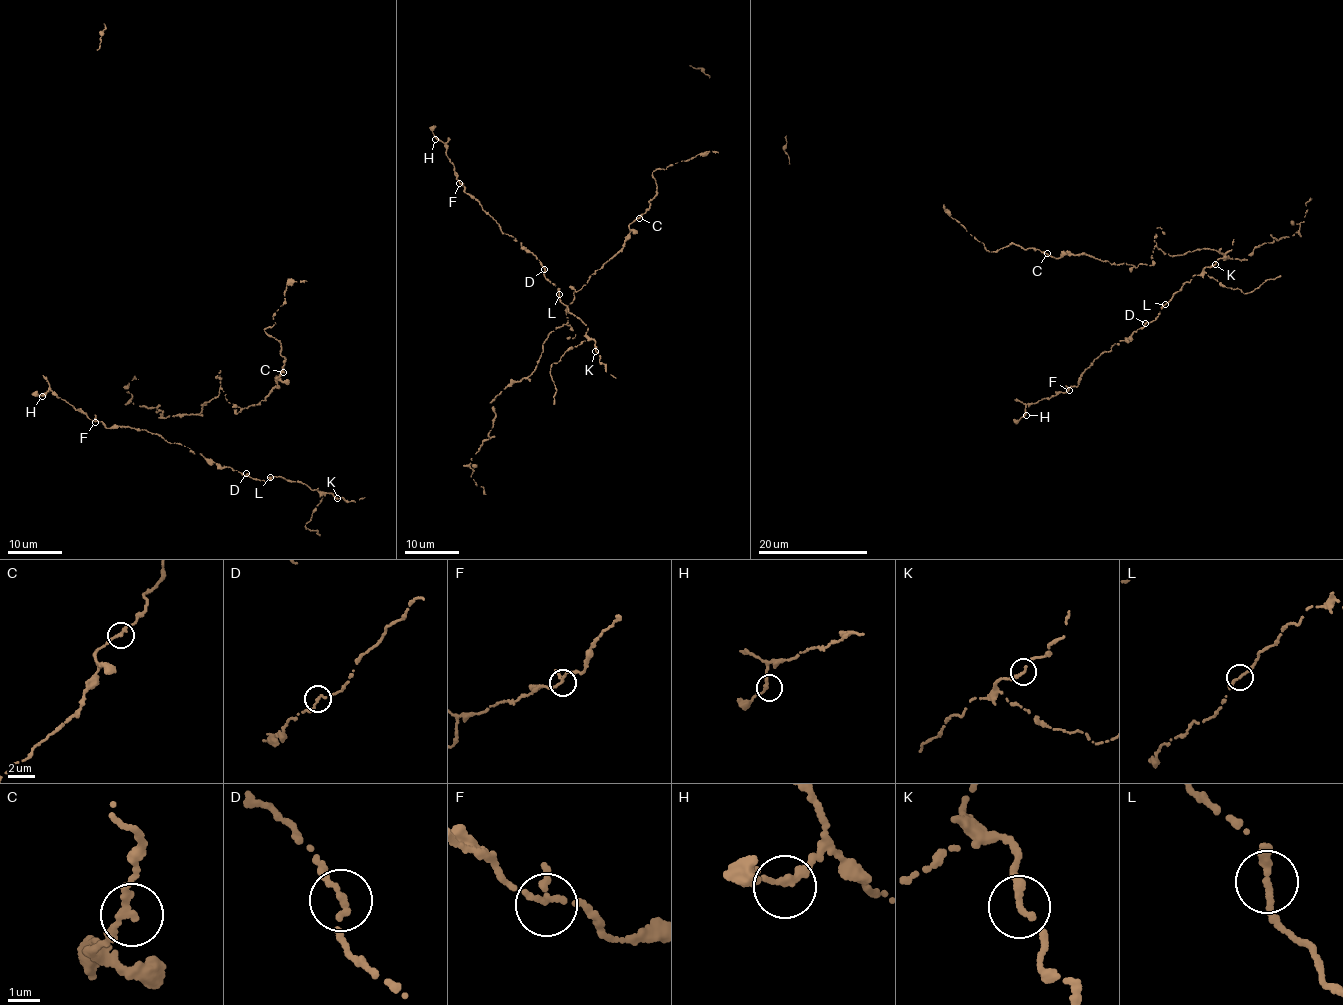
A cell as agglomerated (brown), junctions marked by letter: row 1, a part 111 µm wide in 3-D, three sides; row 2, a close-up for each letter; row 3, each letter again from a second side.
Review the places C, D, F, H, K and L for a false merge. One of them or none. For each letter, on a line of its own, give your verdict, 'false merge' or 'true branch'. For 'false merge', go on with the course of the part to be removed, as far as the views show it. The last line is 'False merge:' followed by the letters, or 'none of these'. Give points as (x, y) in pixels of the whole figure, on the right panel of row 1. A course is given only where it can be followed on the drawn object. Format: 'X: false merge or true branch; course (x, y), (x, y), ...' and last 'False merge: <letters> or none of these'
C: true branch
D: true branch
F: true branch
H: true branch
K: true branch
L: true branch
False merge: none of these

